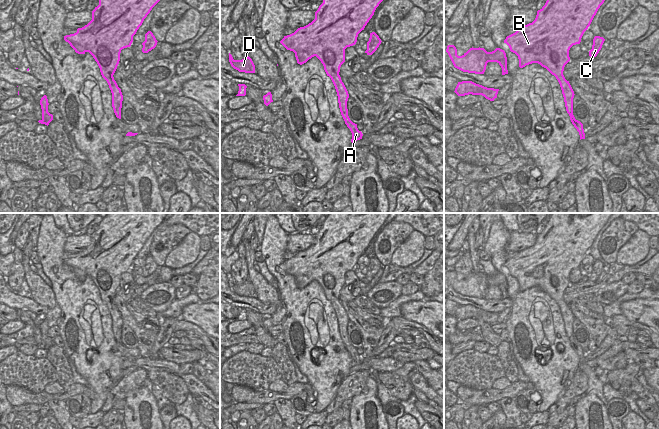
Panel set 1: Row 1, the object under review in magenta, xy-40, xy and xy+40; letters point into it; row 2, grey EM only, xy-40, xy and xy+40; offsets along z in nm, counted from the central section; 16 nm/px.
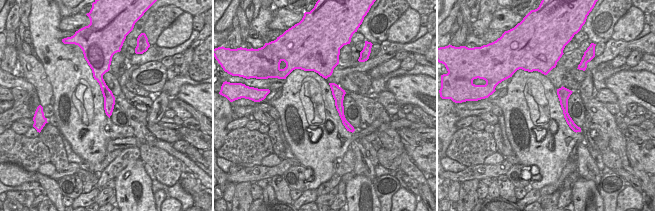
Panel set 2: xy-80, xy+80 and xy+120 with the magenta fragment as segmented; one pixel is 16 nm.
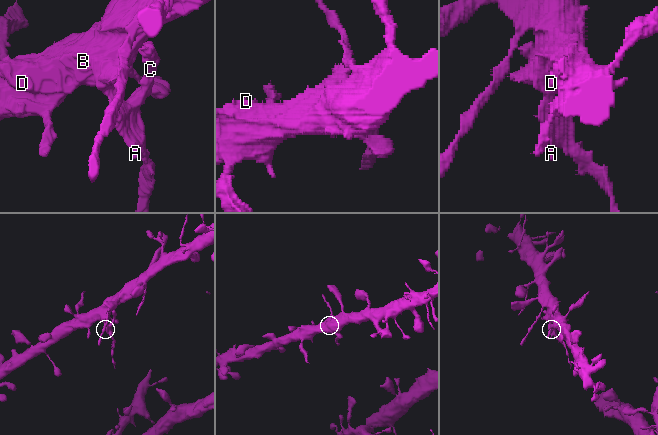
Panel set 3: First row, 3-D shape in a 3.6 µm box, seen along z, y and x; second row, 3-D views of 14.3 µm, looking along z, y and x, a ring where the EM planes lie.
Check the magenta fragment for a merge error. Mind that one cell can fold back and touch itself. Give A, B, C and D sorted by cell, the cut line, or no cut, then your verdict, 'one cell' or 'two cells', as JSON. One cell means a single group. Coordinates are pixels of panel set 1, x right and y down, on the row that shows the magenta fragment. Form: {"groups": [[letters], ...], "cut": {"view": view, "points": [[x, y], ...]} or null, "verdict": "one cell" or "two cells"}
{"groups": [["A", "C"], ["B", "D"]], "cut": {"view": "xy-40", "points": [[113, 73], [109, 78], [105, 79]]}, "verdict": "two cells"}

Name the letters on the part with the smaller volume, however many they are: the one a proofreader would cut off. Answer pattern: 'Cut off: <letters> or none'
Cut off: A, C

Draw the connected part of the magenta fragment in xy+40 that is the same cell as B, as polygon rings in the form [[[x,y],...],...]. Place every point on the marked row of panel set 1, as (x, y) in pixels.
[[[547,0],[545,5],[537,11],[532,23],[520,27],[515,33],[504,40],[510,51],[519,59],[519,67],[523,68],[532,63],[538,63],[559,79],[563,75],[565,65],[570,61],[569,50],[573,45],[580,44],[584,32],[590,26],[594,16],[605,0]]]

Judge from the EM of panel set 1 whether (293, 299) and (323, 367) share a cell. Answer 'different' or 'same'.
same

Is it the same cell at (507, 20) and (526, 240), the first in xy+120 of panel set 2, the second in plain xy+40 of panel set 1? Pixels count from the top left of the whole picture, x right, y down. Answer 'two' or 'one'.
one

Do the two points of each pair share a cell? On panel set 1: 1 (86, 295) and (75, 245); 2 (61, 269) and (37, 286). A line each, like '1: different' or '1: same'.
1: different
2: different

